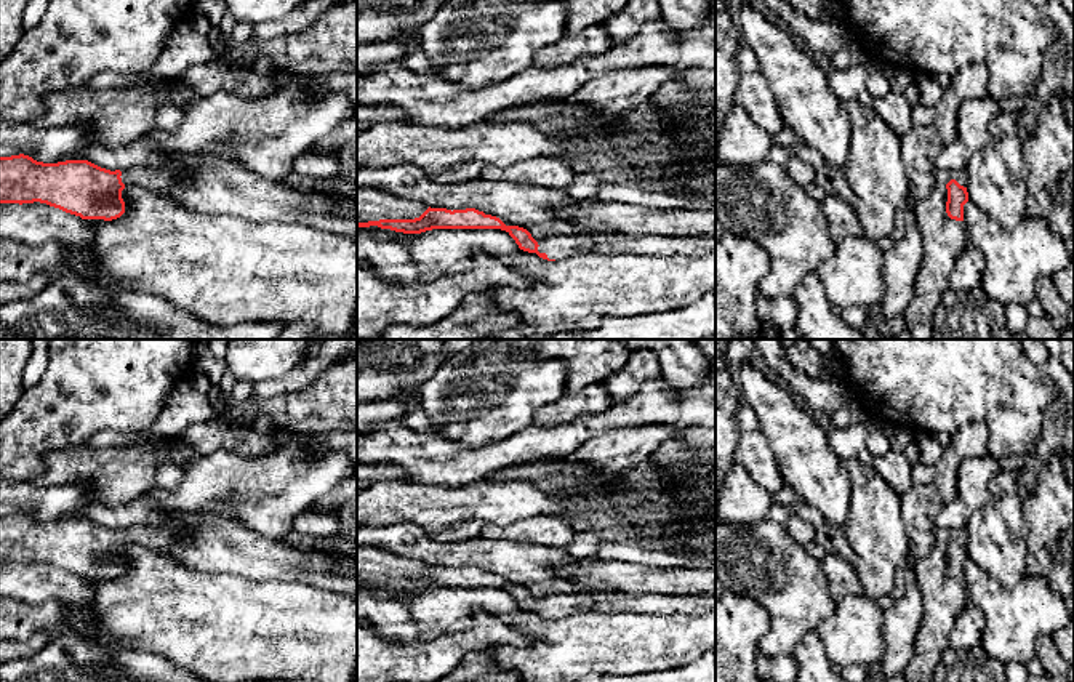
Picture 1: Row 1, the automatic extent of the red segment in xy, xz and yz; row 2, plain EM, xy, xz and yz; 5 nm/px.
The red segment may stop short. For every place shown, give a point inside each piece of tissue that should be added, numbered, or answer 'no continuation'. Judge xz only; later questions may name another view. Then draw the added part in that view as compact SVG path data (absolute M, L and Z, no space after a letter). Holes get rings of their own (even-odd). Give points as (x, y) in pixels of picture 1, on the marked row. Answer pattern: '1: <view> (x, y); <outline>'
1: xz (557, 247); M597 232L591 235L552 235L538 242L538 251L549 259L567 259L583 253L602 253L618 256L703 256L715 253L715 235L709 237L659 237L655 234L631 237L619 232Z

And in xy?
1: xy (159, 180); M131 168L122 170L122 183L125 186L139 186L158 194L171 194L184 178L173 168Z

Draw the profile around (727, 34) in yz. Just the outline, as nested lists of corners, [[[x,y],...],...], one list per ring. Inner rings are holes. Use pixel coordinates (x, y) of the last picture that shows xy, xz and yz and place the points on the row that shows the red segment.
[[[715,0],[715,166],[720,163],[720,128],[733,106],[733,90],[743,74],[735,59],[739,43],[736,16],[730,11],[727,0]]]

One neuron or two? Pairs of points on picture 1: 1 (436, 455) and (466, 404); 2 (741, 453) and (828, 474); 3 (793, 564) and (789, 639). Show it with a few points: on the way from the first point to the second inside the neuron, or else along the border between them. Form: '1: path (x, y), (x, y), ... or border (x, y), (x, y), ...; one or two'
1: border (431, 434), (452, 439), (469, 449), (482, 447); two
2: border (759, 428), (785, 484); two
3: path (793, 583), (791, 620); one

